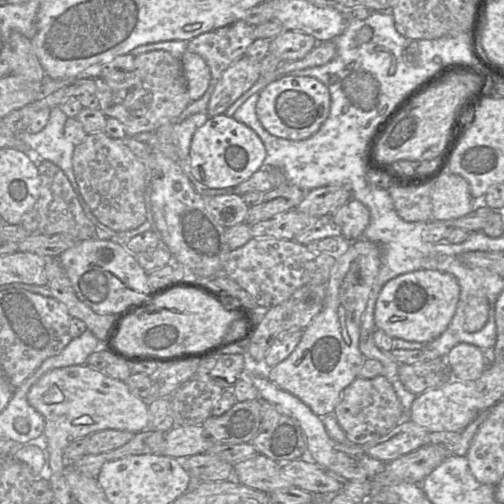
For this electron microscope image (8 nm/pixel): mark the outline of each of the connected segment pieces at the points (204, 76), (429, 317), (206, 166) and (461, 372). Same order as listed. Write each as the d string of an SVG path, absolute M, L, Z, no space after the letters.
M186 50L180 58L191 101L200 99L211 82L208 65L201 56Z
M416 270L399 275L382 288L375 304L375 327L392 338L426 342L438 338L449 326L459 301L460 286L449 273Z
M225 114L209 117L193 134L189 165L192 175L210 189L235 188L263 168L267 156L266 148L247 125Z
M462 342L445 357L454 379L475 382L487 367L487 354L477 346Z

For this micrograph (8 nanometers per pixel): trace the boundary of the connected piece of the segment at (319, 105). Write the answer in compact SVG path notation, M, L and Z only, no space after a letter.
M285 75L259 92L257 118L271 135L288 140L304 140L314 135L330 112L329 89L321 81L308 76Z

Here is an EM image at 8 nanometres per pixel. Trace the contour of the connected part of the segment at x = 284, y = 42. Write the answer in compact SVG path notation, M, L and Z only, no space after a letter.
M284 30L270 40L269 53L283 62L300 60L307 56L317 44L318 41L311 35Z

